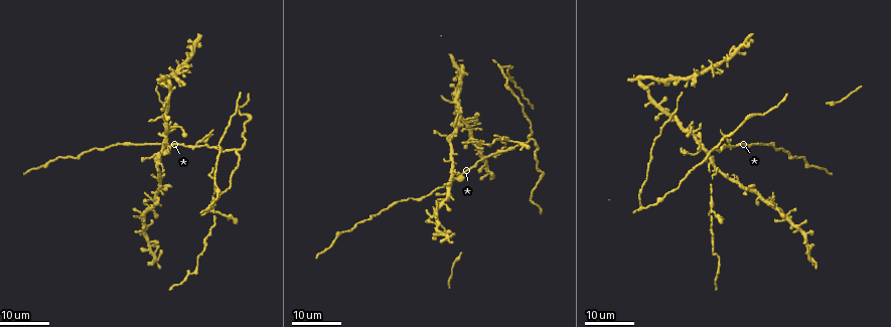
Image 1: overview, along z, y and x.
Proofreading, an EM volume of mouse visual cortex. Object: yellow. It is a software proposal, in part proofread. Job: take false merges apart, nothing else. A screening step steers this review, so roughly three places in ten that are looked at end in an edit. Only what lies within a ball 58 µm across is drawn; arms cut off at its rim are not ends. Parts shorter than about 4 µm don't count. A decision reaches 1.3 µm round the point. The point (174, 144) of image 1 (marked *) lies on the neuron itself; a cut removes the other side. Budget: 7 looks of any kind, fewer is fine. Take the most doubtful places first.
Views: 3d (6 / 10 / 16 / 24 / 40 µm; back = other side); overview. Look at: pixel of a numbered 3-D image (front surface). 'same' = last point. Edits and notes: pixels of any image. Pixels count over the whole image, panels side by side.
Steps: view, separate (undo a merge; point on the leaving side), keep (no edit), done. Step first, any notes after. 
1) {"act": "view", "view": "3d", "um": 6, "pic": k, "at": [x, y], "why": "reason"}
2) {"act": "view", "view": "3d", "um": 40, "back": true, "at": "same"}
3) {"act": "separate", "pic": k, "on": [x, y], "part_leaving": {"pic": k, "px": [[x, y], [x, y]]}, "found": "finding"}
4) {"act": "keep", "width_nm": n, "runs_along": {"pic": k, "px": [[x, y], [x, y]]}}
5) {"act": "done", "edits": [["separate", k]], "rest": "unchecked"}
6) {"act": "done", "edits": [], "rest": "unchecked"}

{"act": "view", "view": "3d", "um": 16, "pic": 1, "at": [214, 211], "why": "thin arm on a thick one"}

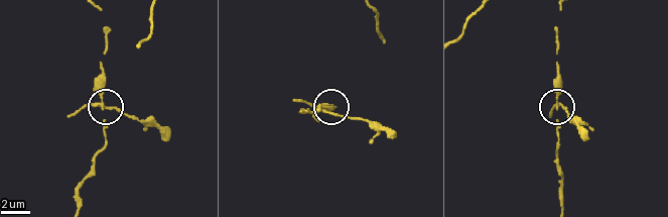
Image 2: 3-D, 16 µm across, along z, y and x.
{"act": "view", "view": "3d", "um": 10, "pic": 2, "at": [97, 105]}

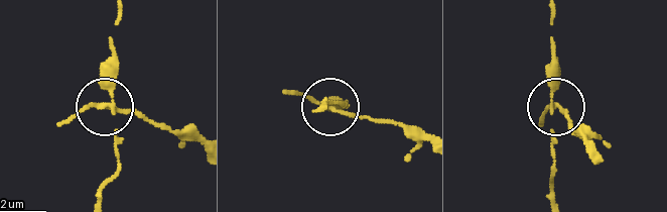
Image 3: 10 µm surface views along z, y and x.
{"act": "separate", "pic": 3, "on": [138, 111], "side_arm_um": 6, "part_leaving": {"pic": 3, "px": [[110, 106], [142, 112], [182, 129], [201, 144]]}, "found": "two neurons meet here"}

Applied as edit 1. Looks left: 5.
{"act": "view", "view": "3d", "um": 24, "pic": 1, "at": [490, 155], "why": "two arms in line, one across"}

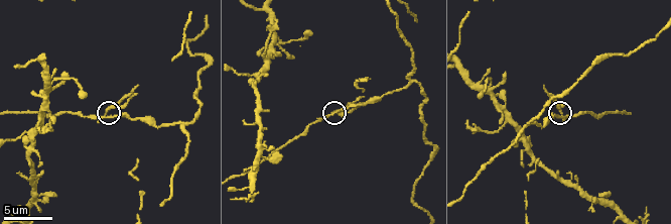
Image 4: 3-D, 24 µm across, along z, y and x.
{"act": "view", "view": "3d", "um": 10, "pic": 4, "at": [108, 111]}

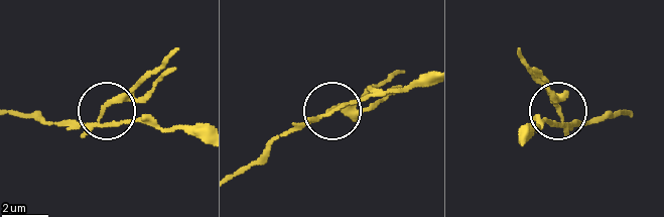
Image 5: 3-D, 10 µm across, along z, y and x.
{"act": "separate", "pic": 5, "on": [116, 100], "arms": 3, "part_leaving": {"pic": 5, "px": [[96, 122], [178, 50]]}, "found": "two neurons meet here"}

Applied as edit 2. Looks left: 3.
{"act": "view", "view": "3d", "um": 16, "pic": 4, "at": [413, 82], "why": "three arms meet"}

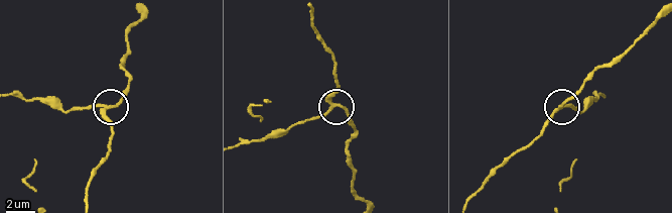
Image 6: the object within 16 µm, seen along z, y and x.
{"act": "view", "view": "3d", "um": 16, "back": true, "pic": 6, "at": [111, 106]}

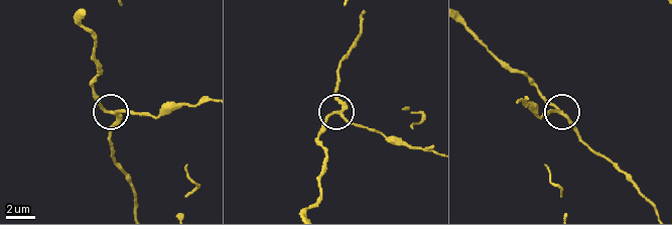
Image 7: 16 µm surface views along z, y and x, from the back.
{"act": "keep", "runs_along": {"pic": 7, "px": [[431, 149], [392, 143], [338, 112], [316, 137]]}, "found": "continuous, no second neuron"}

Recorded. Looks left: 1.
{"act": "done", "edits": [["separate", 3], ["separate", 5]], "rest": "unchecked"}

